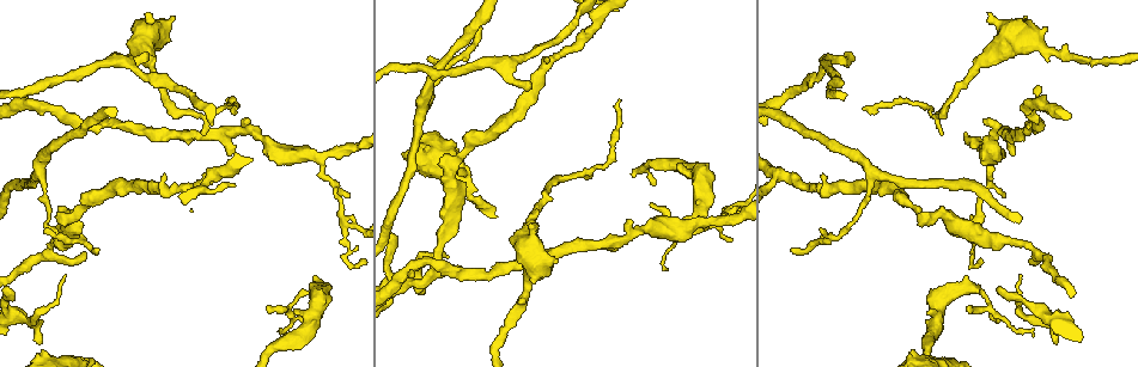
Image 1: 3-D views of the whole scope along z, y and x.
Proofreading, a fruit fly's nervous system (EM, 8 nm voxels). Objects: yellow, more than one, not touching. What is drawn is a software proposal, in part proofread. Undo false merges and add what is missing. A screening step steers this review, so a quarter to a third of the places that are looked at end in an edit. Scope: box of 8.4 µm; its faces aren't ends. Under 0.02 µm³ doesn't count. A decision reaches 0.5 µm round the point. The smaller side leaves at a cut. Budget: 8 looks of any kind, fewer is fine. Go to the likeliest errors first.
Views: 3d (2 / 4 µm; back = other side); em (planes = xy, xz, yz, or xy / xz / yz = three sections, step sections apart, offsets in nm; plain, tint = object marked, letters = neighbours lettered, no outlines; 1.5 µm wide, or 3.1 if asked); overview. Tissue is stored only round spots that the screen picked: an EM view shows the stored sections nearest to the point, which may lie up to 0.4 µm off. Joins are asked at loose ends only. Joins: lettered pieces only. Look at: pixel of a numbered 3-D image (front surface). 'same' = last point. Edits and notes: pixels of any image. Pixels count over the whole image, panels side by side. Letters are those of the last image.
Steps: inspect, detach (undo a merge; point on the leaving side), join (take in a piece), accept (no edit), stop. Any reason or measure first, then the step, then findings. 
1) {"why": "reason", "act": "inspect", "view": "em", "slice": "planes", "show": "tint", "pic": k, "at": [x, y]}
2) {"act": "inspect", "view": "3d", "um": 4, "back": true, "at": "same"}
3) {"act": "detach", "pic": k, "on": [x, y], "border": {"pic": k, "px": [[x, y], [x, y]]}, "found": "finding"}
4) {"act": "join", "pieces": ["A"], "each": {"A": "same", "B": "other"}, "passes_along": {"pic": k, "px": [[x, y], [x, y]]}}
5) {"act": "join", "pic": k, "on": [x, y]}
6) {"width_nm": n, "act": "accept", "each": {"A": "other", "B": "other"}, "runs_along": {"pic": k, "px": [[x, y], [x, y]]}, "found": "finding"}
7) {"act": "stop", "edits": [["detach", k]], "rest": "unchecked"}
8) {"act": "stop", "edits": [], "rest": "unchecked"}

{"why": "branch stops here", "act": "inspect", "view": "3d", "um": 2, "pic": 1, "at": [38, 343]}

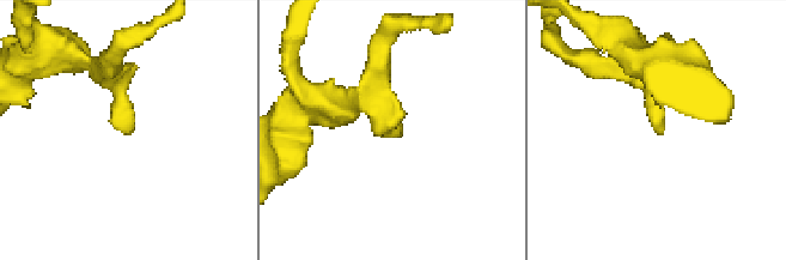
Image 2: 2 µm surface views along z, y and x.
{"act": "inspect", "view": "em", "slice": "planes", "show": "letters", "pic": 2, "at": [664, 130]}

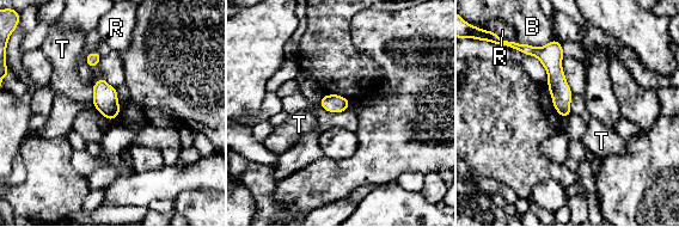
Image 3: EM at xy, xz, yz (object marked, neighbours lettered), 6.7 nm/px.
{"longest_contact_nm": ["B", 200], "act": "accept", "each": {"B": "other", "R": "other", "T": "other"}, "found": "none of them fits"}

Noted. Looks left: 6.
{"why": "an open end", "act": "inspect", "view": "em", "slice": "xz", "step": 8, "show": "letters", "pic": 1, "at": [553, 260]}

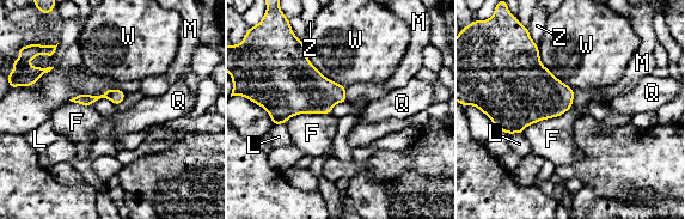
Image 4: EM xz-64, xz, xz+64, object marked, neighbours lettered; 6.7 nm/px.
{"act": "accept", "each": {"F": "other", "L": "other", "M": "other", "Q": "other", "W": "other", "Z": "other"}, "border": {"pic": 4, "px": [[574, 90], [566, 111], [521, 133]]}, "found": "none of them fits"}

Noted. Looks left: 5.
{"why": "three-way junction", "act": "inspect", "view": "3d", "um": 4, "back": true, "pic": 1, "at": [703, 224]}

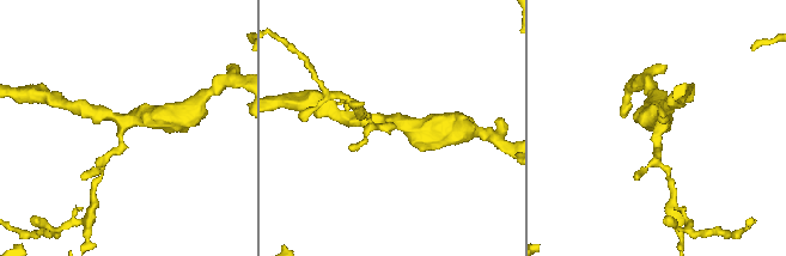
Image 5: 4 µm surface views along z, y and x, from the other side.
{"arms": 3, "act": "inspect", "view": "em", "slice": "planes", "show": "letters", "pic": 5, "at": [660, 123]}

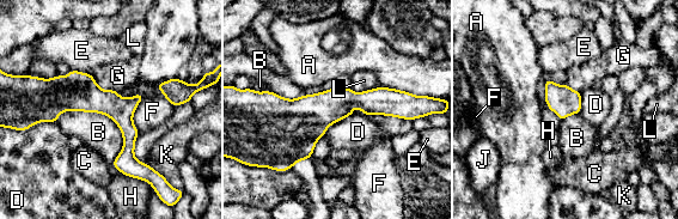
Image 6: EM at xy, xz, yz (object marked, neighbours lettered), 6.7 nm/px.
{"width_nm": 190, "act": "accept", "each": {"A": "other", "B": "other", "C": "other", "D": "other", "E": "other", "F": "other", "G": "other", "H": "other", "J": "other", "K": "other", "L": "other"}, "border": {"pic": 6, "px": [[54, 122], [105, 114], [123, 146]]}, "found": "continuous, no second neuron"}

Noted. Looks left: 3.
{"act": "stop", "edits": [], "rest": "unchecked"}

